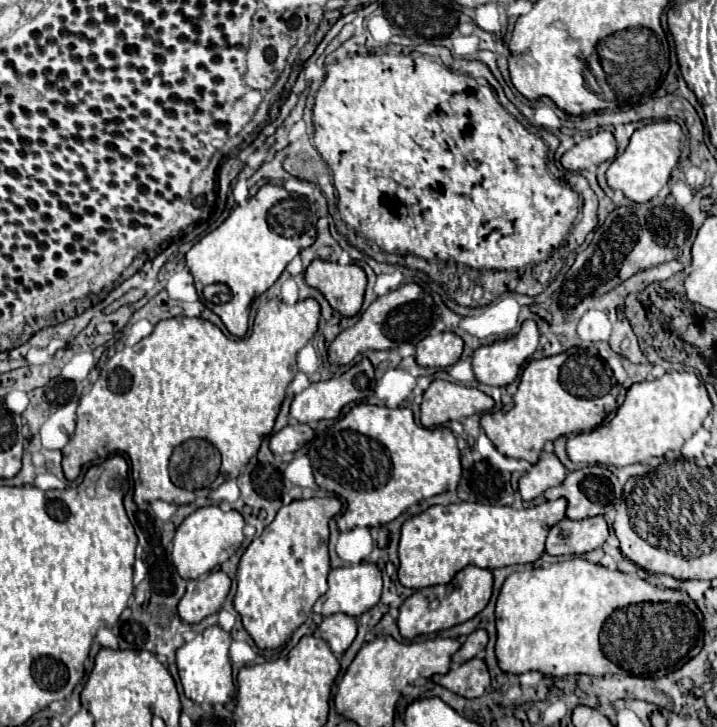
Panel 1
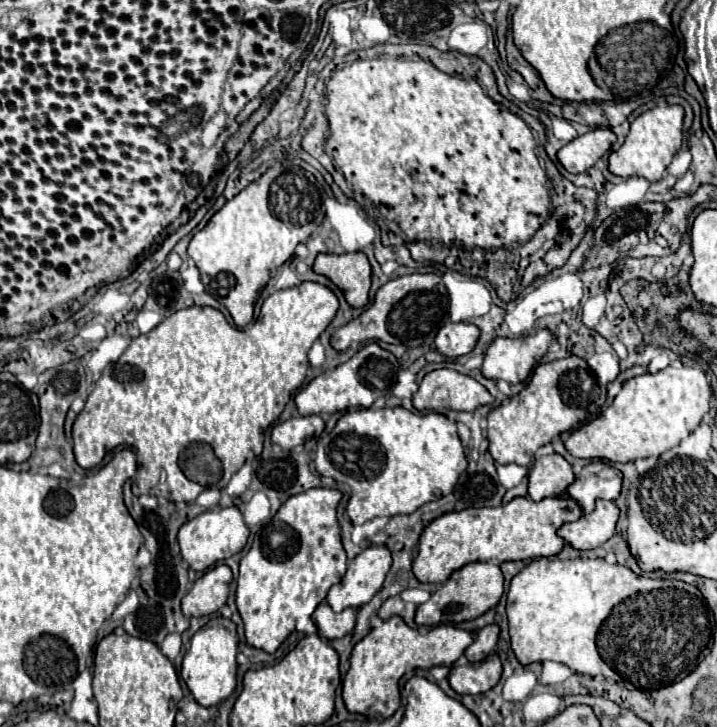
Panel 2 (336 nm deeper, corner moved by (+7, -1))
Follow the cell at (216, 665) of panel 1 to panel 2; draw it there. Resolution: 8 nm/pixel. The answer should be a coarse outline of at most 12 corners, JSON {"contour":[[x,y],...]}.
{"contour":[[209,619],[185,651],[181,677],[203,707],[237,687],[237,631]]}

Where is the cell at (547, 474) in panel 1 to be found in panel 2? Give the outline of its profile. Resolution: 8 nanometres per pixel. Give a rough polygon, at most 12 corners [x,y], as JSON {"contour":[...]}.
{"contour":[[557,453],[529,469],[529,497],[559,497],[573,483],[571,465]]}

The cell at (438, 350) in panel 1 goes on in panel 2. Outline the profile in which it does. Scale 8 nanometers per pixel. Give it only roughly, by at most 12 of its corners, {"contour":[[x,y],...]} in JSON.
{"contour":[[447,323],[435,337],[445,357],[473,351],[479,329]]}

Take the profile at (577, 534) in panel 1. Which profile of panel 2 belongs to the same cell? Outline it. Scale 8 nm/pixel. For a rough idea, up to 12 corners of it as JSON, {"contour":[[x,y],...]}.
{"contour":[[597,501],[593,513],[559,527],[573,549],[601,547],[615,533],[619,509]]}

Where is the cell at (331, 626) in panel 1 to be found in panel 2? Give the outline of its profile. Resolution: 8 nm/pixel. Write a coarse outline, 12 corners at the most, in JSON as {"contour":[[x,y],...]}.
{"contour":[[327,603],[313,613],[325,641],[345,637],[355,627],[353,609],[335,613]]}

